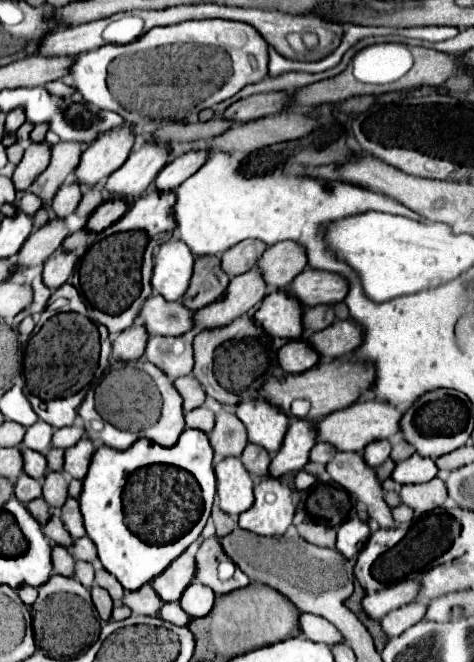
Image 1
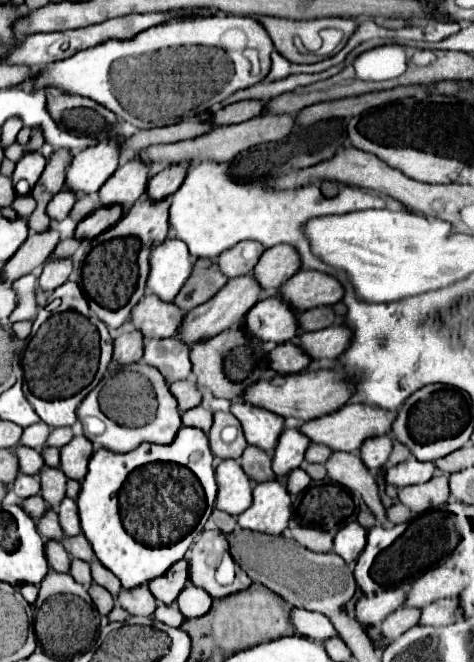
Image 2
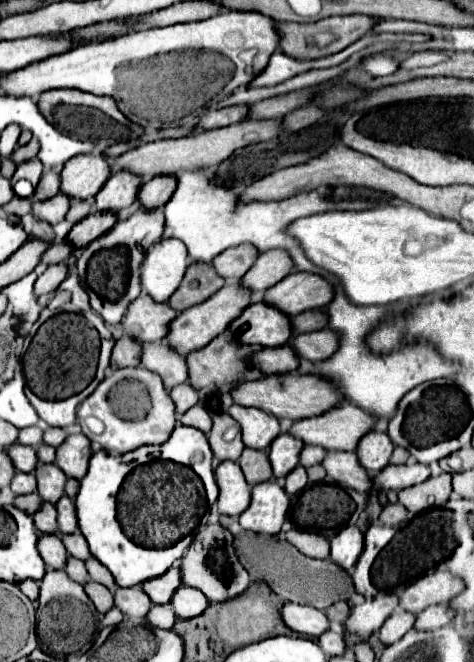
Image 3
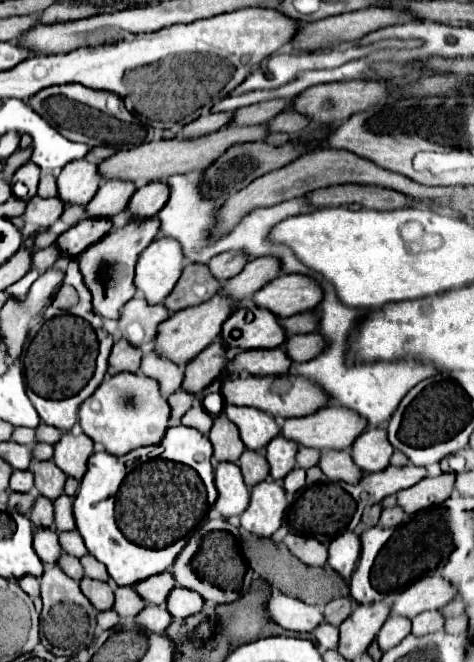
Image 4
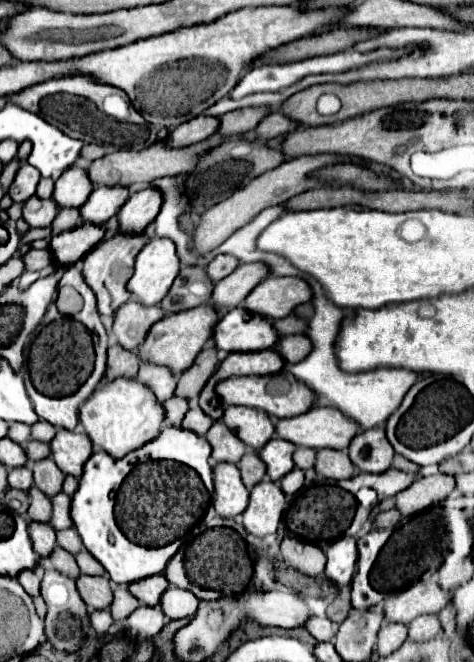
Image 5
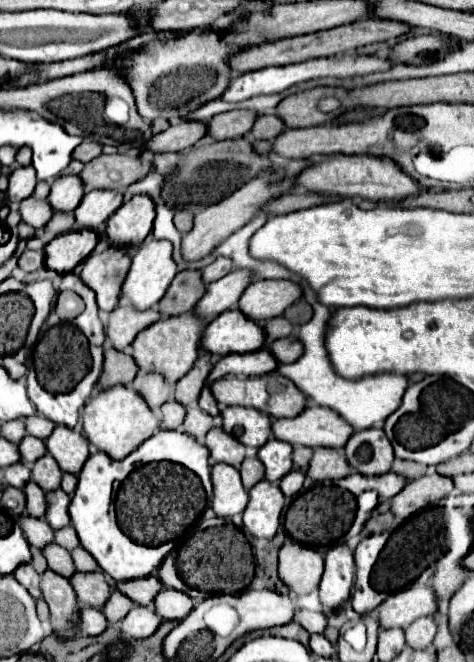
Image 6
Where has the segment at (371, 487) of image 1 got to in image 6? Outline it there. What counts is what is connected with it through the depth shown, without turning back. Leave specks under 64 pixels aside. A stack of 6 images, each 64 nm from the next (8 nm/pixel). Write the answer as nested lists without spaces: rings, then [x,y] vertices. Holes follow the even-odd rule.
[[[316,448],[314,456],[308,464],[306,478],[312,482],[318,480],[338,480],[350,474],[350,466],[344,458],[344,454],[334,448]]]

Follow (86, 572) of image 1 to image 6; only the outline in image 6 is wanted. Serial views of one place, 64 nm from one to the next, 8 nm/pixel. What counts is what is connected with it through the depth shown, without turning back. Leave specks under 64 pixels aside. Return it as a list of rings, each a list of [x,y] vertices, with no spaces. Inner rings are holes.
[[[50,542],[48,548],[42,548],[42,554],[48,560],[48,568],[54,570],[54,572],[58,572],[60,576],[70,578],[76,572],[74,562],[70,558],[70,552],[64,550],[62,546],[58,546],[56,542]]]

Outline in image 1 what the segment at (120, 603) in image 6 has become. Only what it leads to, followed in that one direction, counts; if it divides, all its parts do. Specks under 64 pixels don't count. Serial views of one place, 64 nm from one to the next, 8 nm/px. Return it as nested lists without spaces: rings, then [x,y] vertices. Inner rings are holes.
[[[144,584],[138,588],[138,592],[124,592],[122,604],[132,610],[132,614],[142,614],[142,616],[156,616],[158,608],[162,606],[162,600],[154,592],[152,584]]]

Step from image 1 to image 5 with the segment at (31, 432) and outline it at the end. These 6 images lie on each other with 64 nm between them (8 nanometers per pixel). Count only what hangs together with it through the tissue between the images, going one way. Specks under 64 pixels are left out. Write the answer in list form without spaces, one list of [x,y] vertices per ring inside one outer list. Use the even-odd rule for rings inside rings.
[[[10,424],[8,438],[14,440],[16,444],[24,446],[24,444],[30,440],[30,426],[28,426],[28,424]]]

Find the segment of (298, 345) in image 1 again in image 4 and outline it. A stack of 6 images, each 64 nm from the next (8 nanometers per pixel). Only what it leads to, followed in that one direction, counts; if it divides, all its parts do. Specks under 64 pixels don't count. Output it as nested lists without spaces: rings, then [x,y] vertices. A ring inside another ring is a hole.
[[[284,348],[272,350],[252,350],[252,374],[266,376],[266,374],[284,374],[290,368],[290,358],[286,356]]]

